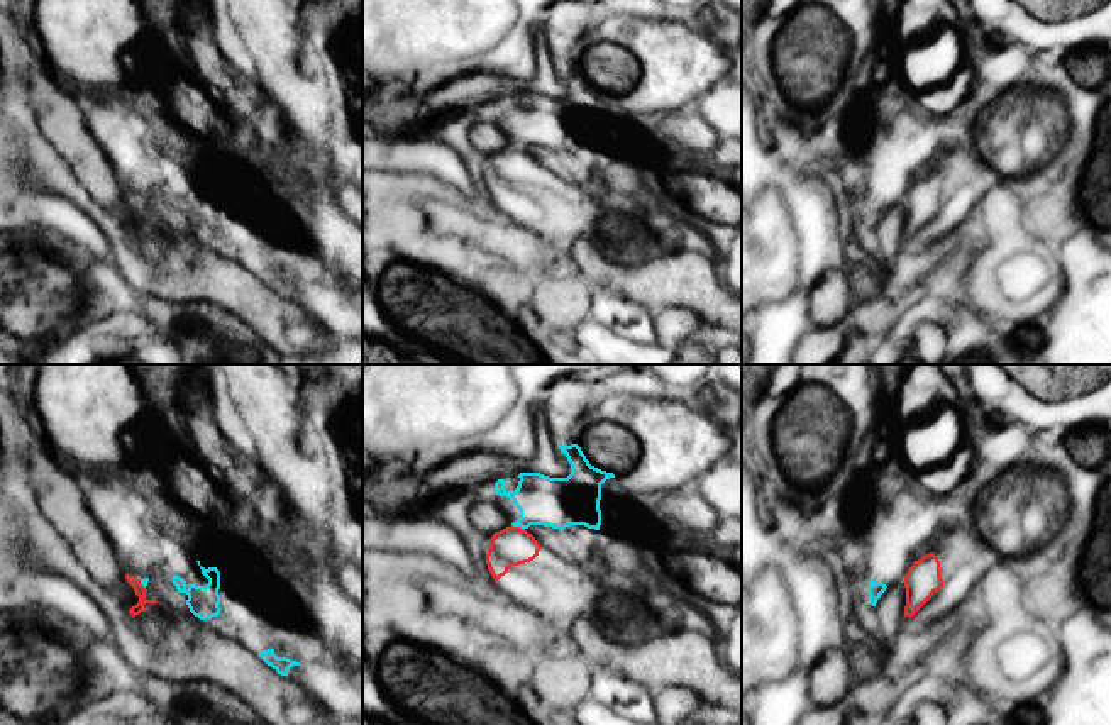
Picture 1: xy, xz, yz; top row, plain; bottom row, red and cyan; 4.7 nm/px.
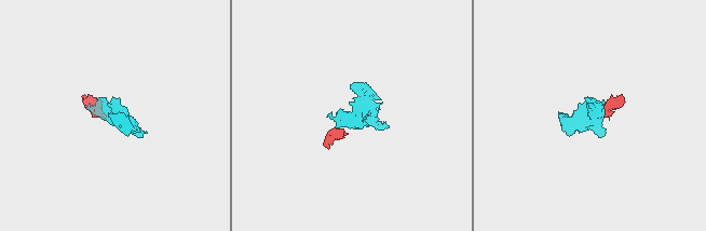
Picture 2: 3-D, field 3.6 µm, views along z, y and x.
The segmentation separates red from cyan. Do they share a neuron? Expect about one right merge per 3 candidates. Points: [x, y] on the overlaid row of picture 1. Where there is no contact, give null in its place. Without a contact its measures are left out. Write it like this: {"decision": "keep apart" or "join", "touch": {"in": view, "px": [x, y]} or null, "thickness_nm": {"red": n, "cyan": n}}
{"decision": "keep apart", "touch": {"in": "xz", "px": [519, 527]}, "thickness_nm": {"red": 190, "cyan": 240}}

